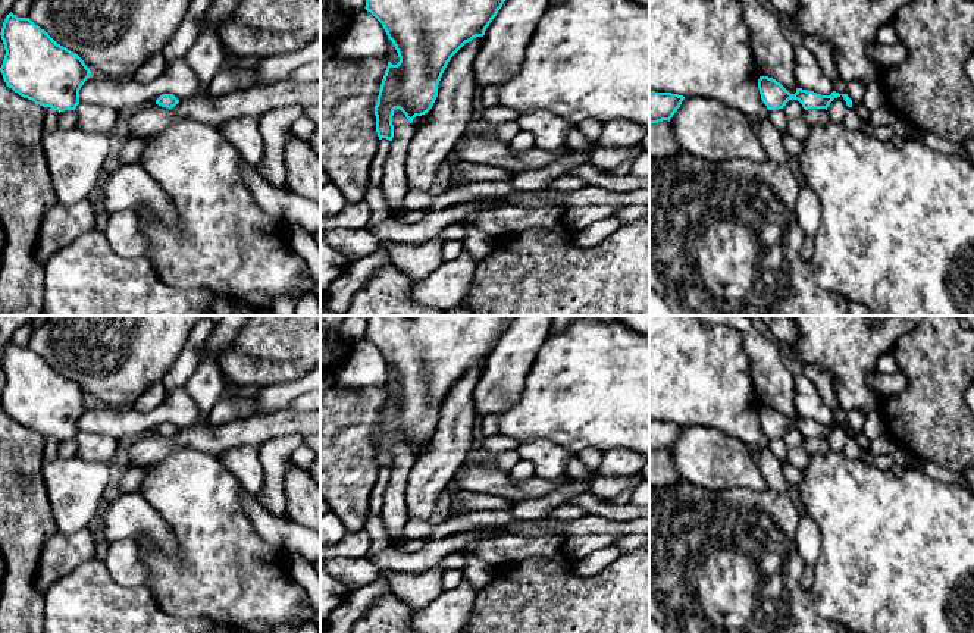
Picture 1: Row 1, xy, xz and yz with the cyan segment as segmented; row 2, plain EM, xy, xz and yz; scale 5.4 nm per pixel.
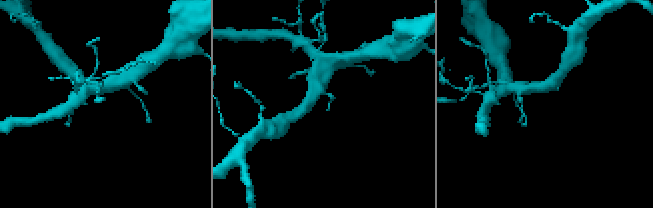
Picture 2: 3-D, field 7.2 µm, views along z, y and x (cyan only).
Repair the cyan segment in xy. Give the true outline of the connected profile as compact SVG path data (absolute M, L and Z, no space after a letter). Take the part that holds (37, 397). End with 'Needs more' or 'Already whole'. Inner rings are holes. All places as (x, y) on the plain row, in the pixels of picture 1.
M12 341L0 364L6 379L0 401L9 417L59 442L76 438L79 419L91 405L76 382L57 373L29 347Z. Already whole

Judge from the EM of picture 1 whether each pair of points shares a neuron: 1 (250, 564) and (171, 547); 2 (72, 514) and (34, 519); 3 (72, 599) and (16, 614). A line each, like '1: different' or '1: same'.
1: different
2: different
3: different

